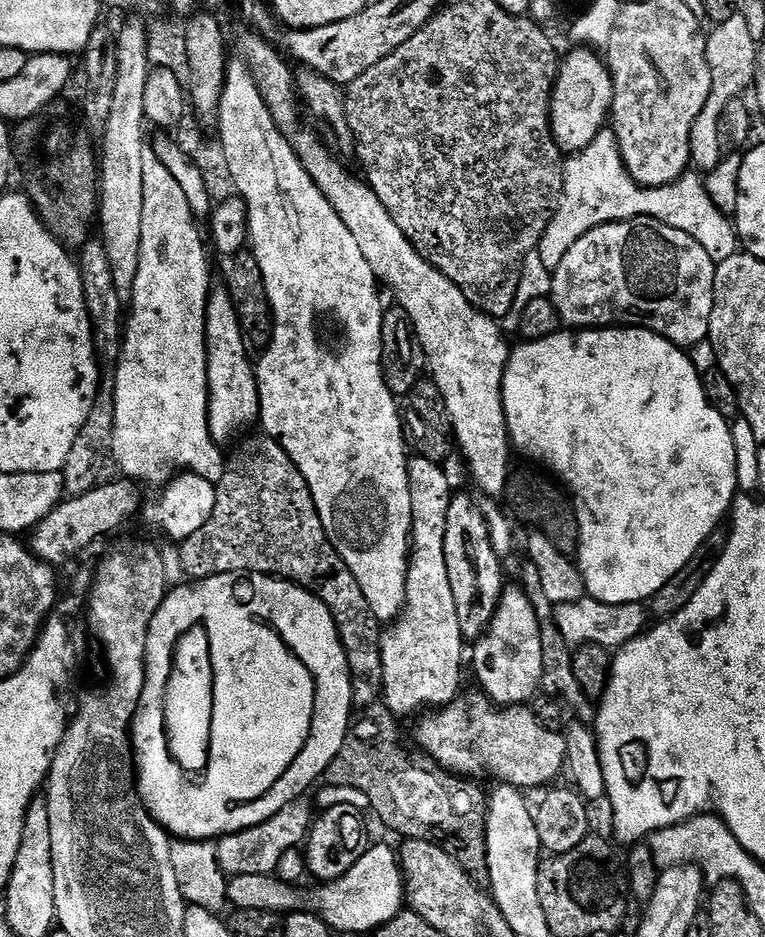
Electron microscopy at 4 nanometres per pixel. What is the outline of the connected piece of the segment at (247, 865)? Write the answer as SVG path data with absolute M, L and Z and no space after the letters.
M299 798L286 806L262 824L245 829L230 836L225 836L215 845L217 862L228 878L246 874L271 876L280 864L280 859L287 852L299 849L305 843L314 823L314 804L311 799Z

